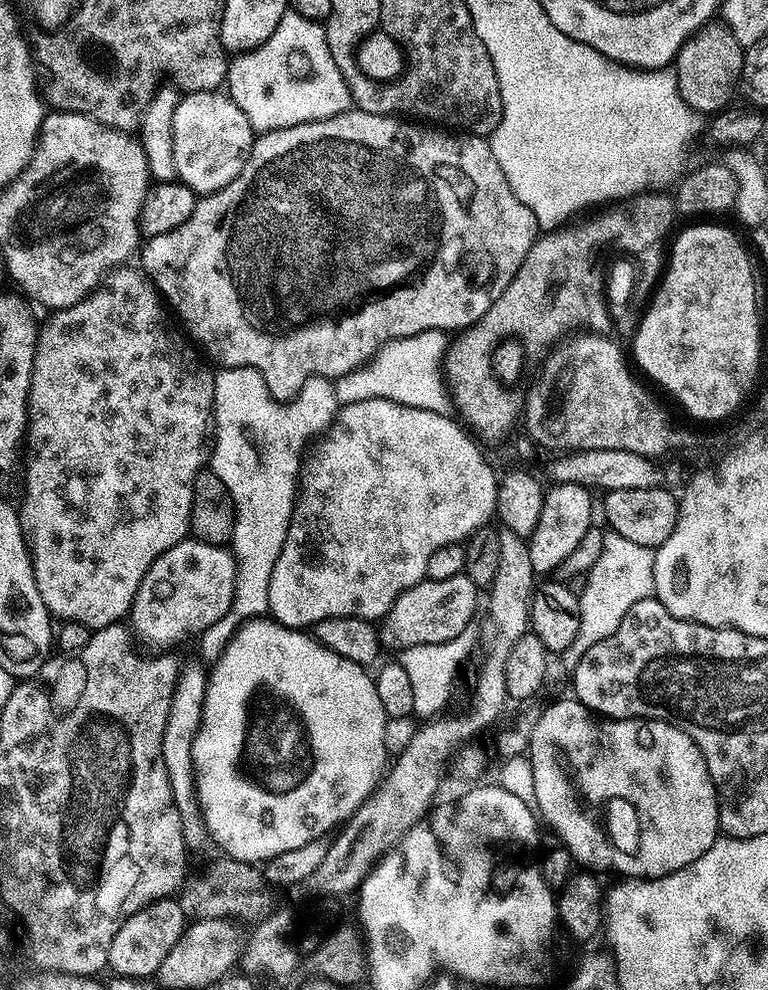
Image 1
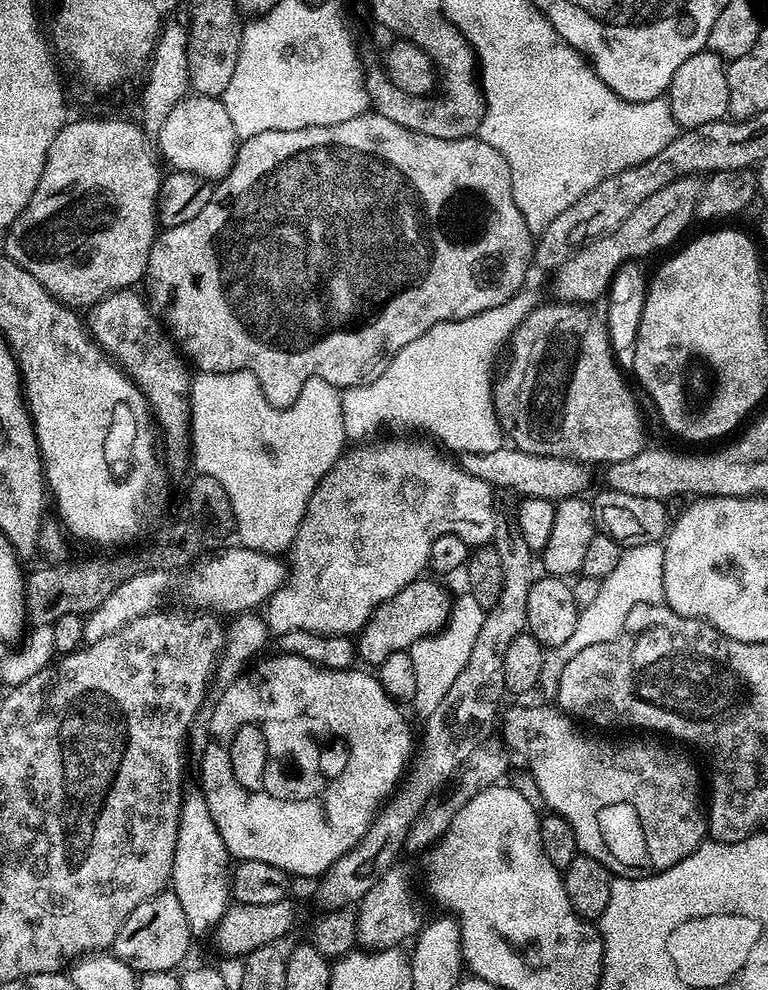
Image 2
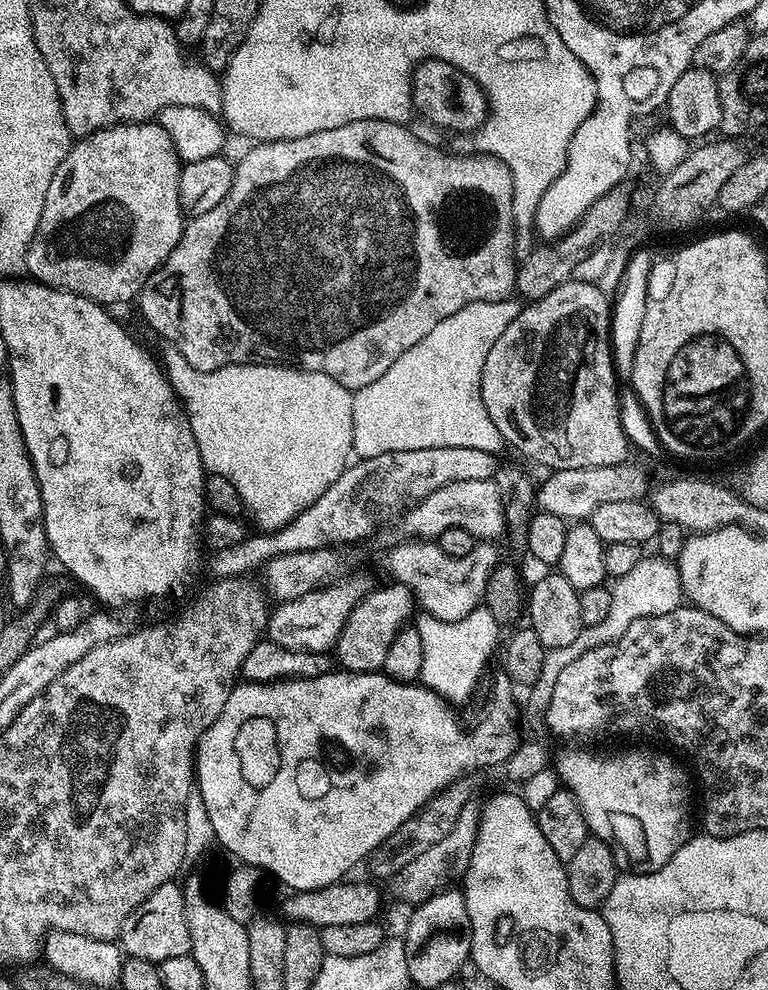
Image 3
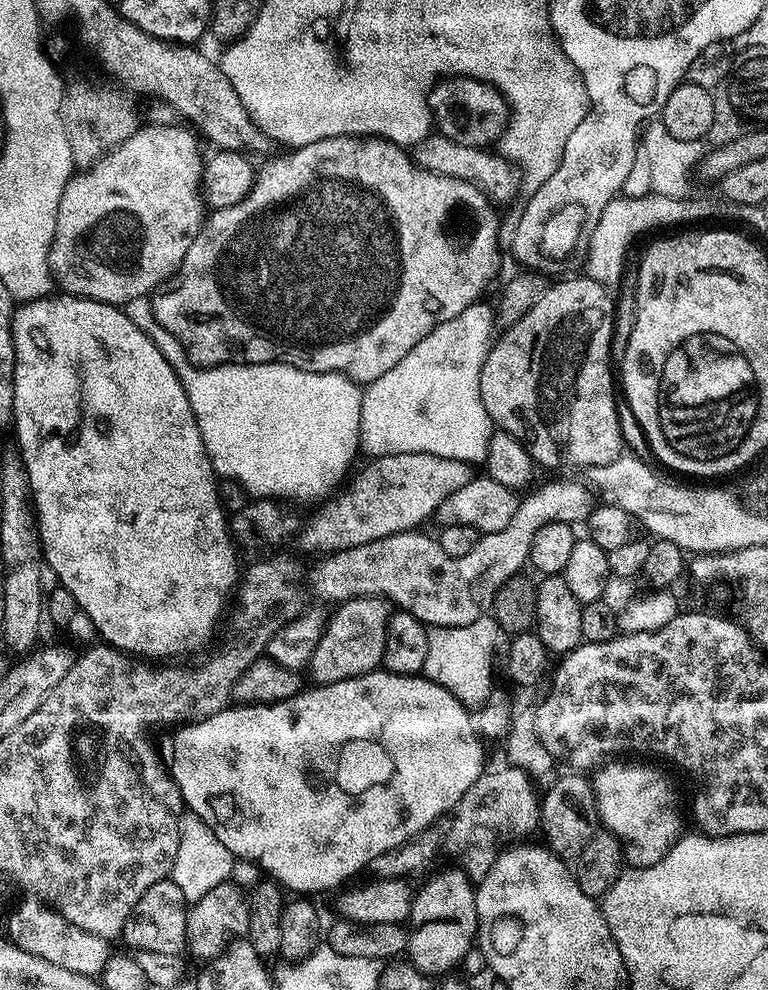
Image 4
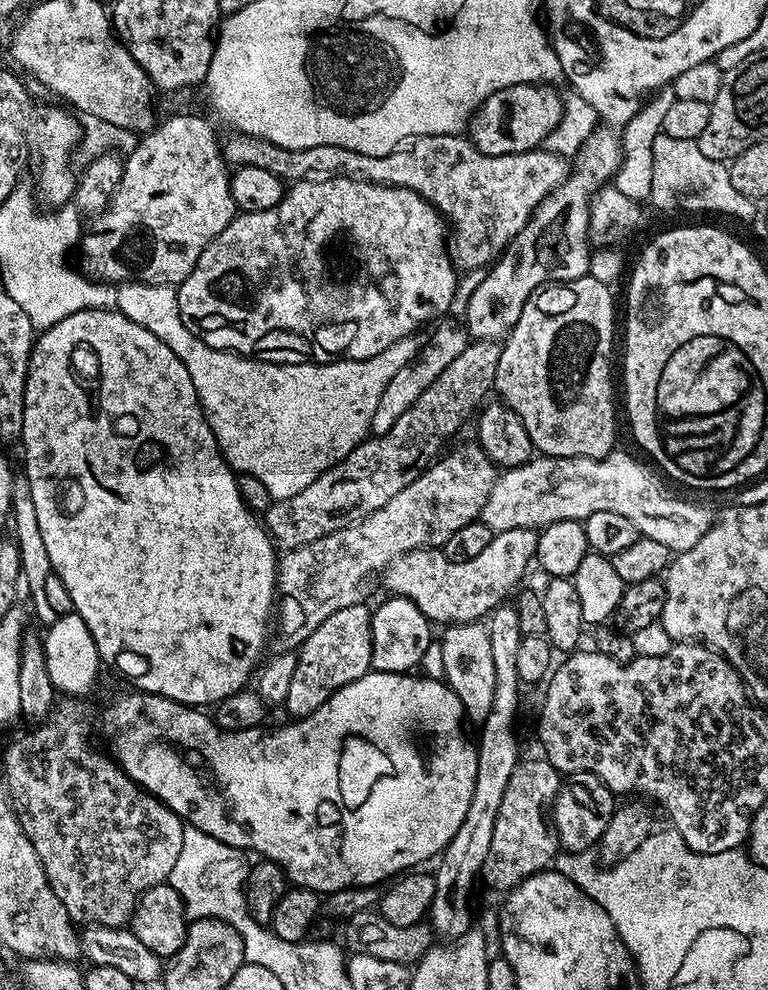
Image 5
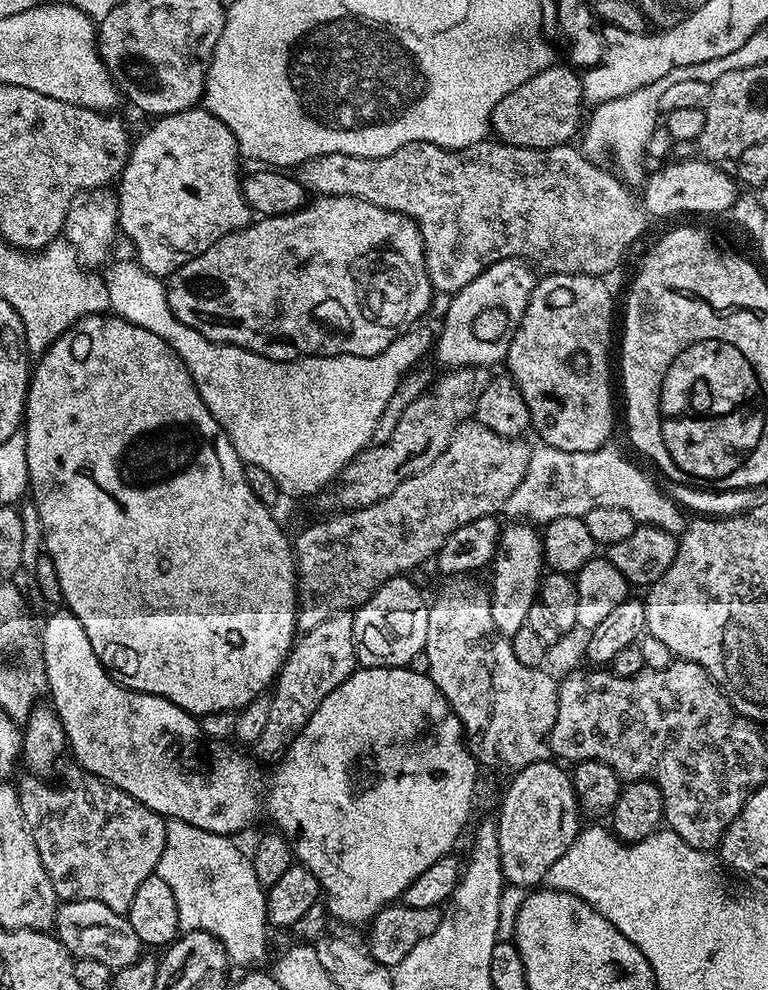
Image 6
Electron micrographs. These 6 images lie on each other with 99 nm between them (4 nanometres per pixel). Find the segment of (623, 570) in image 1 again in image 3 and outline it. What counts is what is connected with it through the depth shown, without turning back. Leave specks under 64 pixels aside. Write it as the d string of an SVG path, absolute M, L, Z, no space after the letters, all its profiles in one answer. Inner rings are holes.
M645 555L636 566L625 576L619 577L611 585L612 597L610 598L610 610L606 610L606 618L602 622L590 624L584 627L567 646L547 649L542 658L542 670L538 673L538 682L534 682L530 690L530 698L527 702L529 709L533 708L536 714L543 714L550 706L550 697L554 695L554 685L558 683L558 674L574 662L574 658L582 658L586 650L594 650L603 644L614 642L630 630L633 622L638 618L650 618L658 614L670 614L675 608L681 607L685 599L683 588L680 587L680 571L675 563L659 555Z

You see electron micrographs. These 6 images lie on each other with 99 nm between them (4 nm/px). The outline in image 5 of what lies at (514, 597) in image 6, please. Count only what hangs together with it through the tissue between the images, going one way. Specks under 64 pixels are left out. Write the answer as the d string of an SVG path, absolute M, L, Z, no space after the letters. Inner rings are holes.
M511 603L499 604L487 617L486 627L490 634L490 655L494 658L494 700L492 709L486 719L479 725L480 740L476 744L478 758L478 778L474 778L474 798L470 798L470 810L466 810L466 818L462 818L462 826L458 826L458 834L444 847L439 857L440 869L435 869L436 893L434 902L430 902L427 923L433 933L440 938L455 938L466 934L472 924L472 879L481 875L488 851L494 836L494 822L498 816L498 806L502 804L502 794L506 794L506 782L510 782L510 774L514 774L517 764L522 759L520 748L516 745L516 728L512 723L516 720L516 711L520 708L520 691L522 685L518 678L518 642L522 642L524 633L518 626L518 610Z

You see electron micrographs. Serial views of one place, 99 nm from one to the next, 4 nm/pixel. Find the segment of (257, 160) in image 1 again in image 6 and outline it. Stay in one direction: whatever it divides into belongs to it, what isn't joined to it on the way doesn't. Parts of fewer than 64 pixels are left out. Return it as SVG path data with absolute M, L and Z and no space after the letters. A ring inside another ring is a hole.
M317 195L313 200L316 200L313 204L312 201L305 203L297 212L285 216L253 219L242 230L218 238L218 242L214 242L214 246L207 248L201 256L195 256L167 277L170 310L174 310L178 322L198 330L216 344L233 344L271 360L299 360L301 356L373 356L386 350L390 342L397 340L417 322L423 321L420 319L432 304L434 289L428 268L424 265L424 239L415 222L401 212L391 212L382 206L374 206L374 202L353 196Z

